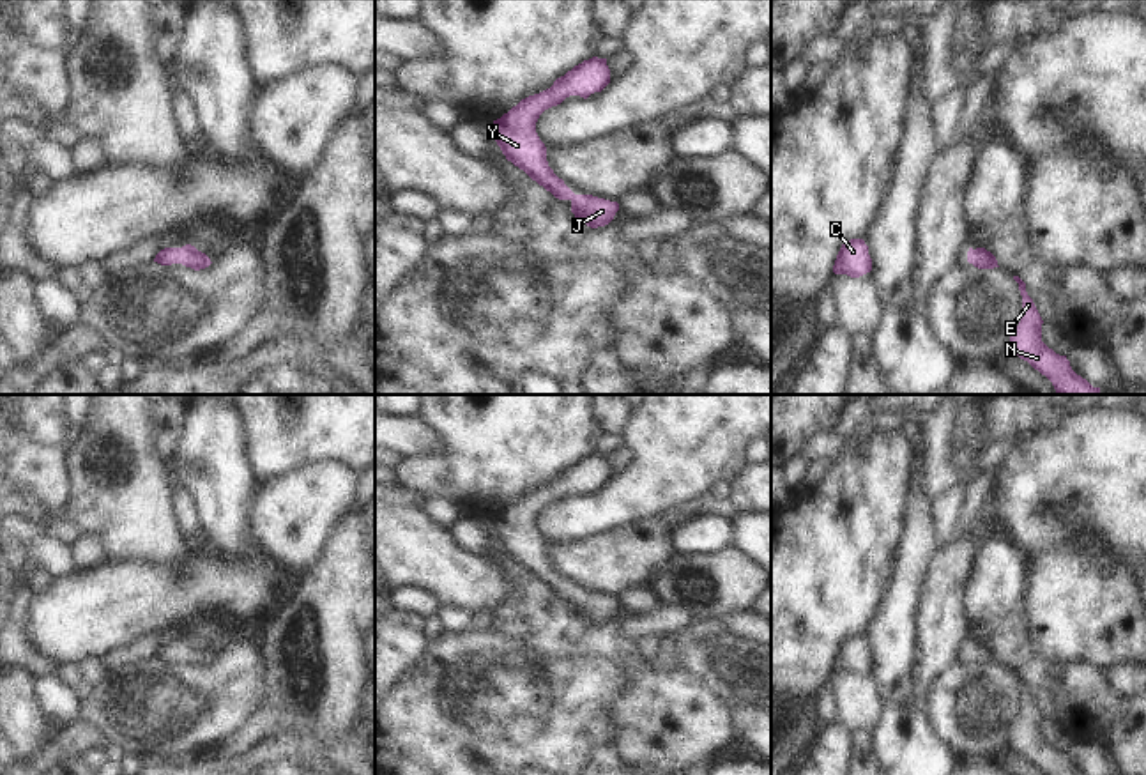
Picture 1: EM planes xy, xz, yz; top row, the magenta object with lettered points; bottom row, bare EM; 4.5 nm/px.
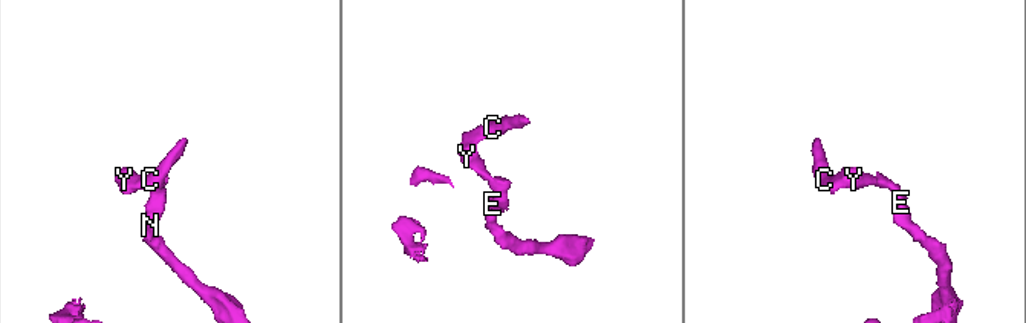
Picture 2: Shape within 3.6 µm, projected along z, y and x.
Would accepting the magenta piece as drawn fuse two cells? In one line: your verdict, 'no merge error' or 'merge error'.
no merge error

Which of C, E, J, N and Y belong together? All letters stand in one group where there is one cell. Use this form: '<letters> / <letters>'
C E J N Y

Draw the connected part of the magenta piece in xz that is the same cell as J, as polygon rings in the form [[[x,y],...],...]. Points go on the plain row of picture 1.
[[[592,453],[557,474],[550,485],[522,495],[493,517],[493,533],[506,556],[555,595],[569,596],[575,614],[591,625],[608,621],[619,607],[619,600],[592,591],[575,591],[548,563],[546,543],[536,529],[536,518],[545,506],[561,501],[566,494],[580,492],[587,495],[608,480],[607,455]]]

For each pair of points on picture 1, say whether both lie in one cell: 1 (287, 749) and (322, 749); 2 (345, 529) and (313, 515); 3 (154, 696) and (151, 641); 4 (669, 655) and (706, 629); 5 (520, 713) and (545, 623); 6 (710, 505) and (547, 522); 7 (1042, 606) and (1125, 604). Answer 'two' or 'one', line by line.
1: one
2: two
3: two
4: one
5: two
6: two
7: one

